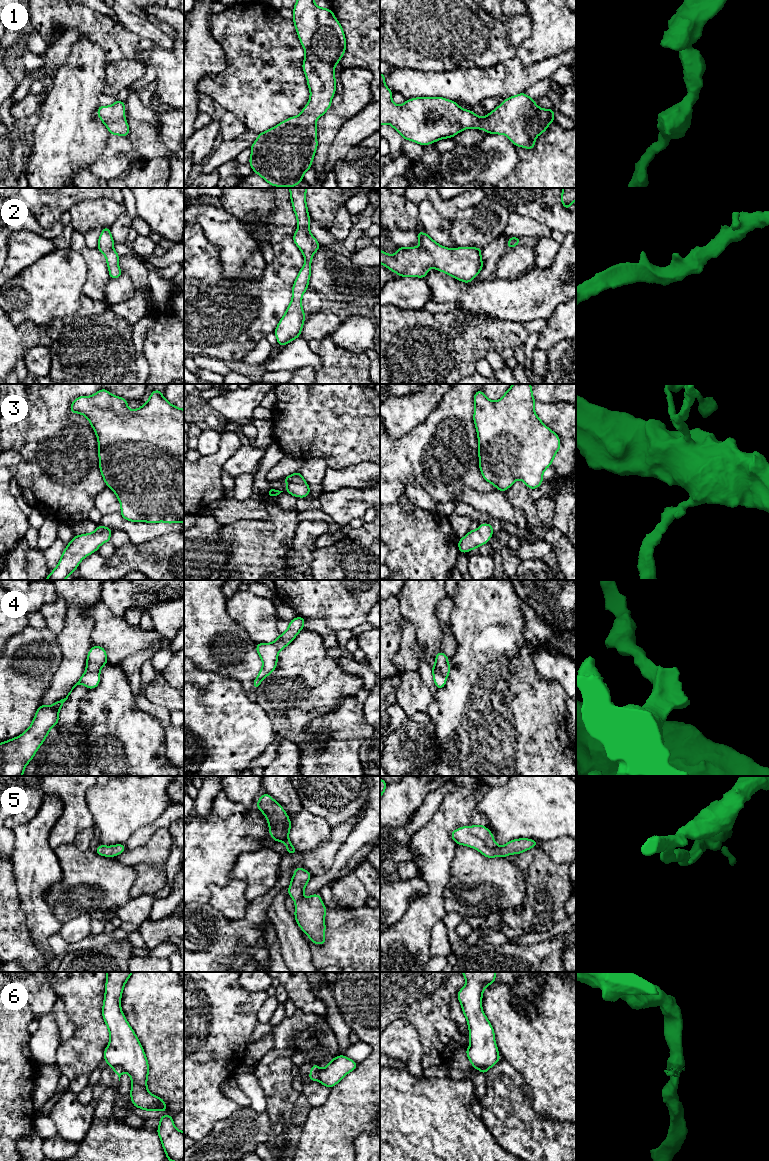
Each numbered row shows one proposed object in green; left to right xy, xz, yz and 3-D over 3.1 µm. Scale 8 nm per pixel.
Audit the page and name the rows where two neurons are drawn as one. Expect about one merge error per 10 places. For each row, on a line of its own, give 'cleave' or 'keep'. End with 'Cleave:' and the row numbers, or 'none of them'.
1: keep
2: keep
3: keep
4: keep
5: keep
6: cleave
Cleave: 6

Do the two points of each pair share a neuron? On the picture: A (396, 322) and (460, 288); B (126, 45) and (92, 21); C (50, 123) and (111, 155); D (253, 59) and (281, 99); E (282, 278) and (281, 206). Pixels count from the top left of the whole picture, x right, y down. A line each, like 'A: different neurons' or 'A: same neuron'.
A: different neurons
B: same neuron
C: different neurons
D: same neuron
E: different neurons

